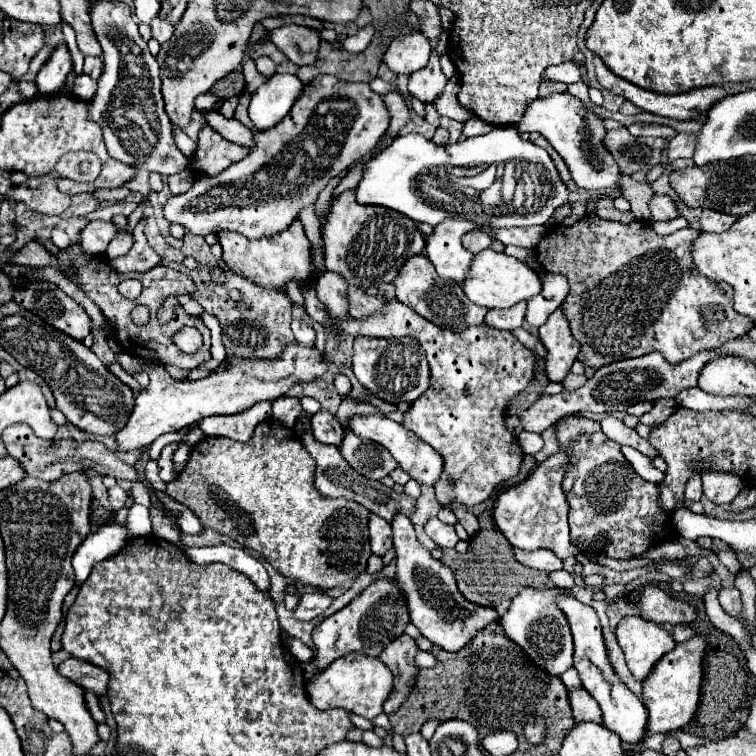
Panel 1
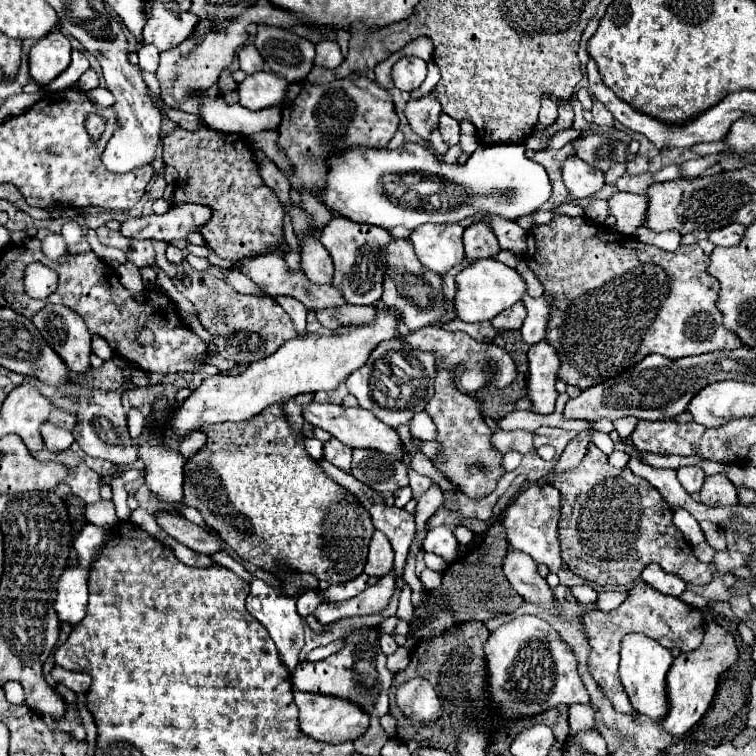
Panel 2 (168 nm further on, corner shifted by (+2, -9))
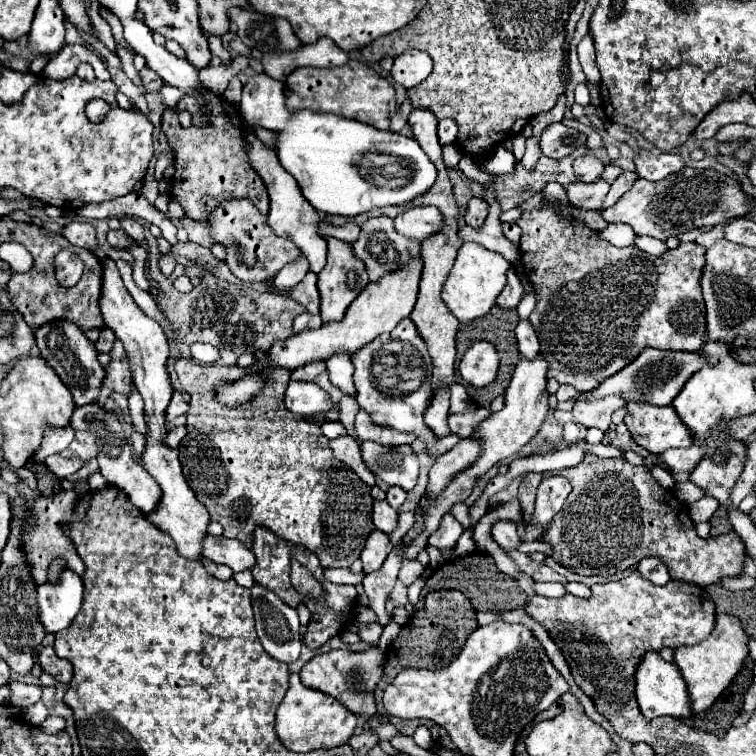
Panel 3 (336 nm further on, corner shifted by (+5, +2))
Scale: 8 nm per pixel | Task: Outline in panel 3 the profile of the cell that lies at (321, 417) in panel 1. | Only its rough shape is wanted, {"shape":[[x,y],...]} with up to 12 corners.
{"shape":[[354,437],[330,439],[334,457],[346,463],[366,485],[374,475],[360,457]]}

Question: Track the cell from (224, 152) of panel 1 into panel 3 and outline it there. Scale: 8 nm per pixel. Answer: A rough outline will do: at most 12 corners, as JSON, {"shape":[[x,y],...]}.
{"shape":[[162,115],[174,151],[172,201],[206,223],[232,199],[268,215],[240,117],[184,129]]}

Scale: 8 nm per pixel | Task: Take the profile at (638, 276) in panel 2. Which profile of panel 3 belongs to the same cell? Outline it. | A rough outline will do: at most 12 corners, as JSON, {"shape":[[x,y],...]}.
{"shape":[[524,211],[548,377],[584,393],[644,347],[700,351],[706,249],[614,247]]}

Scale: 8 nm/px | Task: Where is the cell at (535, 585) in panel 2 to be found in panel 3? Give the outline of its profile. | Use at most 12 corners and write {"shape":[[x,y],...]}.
{"shape":[[496,521],[492,537],[504,551],[522,543],[514,521]]}

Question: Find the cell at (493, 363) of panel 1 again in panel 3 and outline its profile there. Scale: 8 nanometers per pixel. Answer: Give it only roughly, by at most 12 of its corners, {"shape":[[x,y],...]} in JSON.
{"shape":[[312,271],[292,289],[308,313],[320,313],[320,293]]}

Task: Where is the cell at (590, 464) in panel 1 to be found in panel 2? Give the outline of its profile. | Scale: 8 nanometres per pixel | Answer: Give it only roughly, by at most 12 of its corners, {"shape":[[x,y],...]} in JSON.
{"shape":[[595,444],[553,476],[561,556],[599,586],[655,562],[705,586],[673,510]]}

